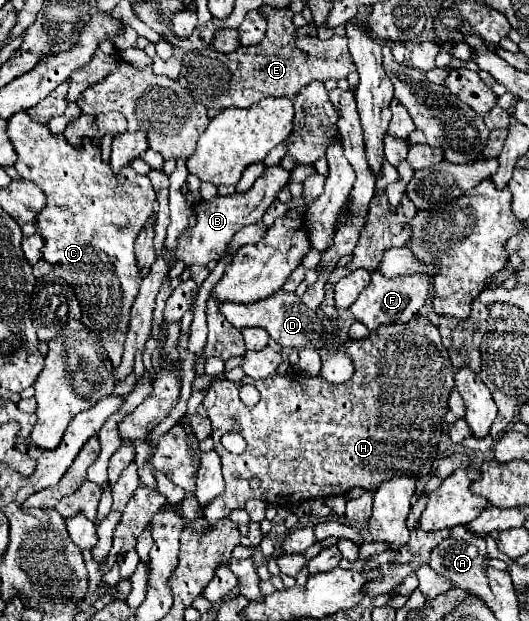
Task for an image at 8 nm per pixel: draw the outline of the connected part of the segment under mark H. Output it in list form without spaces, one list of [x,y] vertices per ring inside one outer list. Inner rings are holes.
[[[415,316],[405,324],[379,326],[369,334],[369,338],[347,340],[341,346],[351,356],[355,366],[353,378],[343,384],[331,384],[321,374],[305,376],[299,370],[291,370],[285,376],[271,374],[263,380],[245,376],[241,382],[231,382],[223,378],[207,388],[203,406],[207,408],[207,416],[213,424],[211,438],[217,454],[221,456],[225,478],[225,490],[203,506],[203,516],[209,524],[227,518],[235,508],[243,508],[249,498],[257,498],[273,506],[295,506],[301,500],[311,500],[317,496],[327,498],[345,494],[355,486],[373,490],[381,482],[395,476],[423,478],[431,474],[445,414],[449,412],[449,392],[455,382],[455,368],[449,360],[447,348],[441,342],[437,326],[429,318]],[[243,382],[249,382],[259,390],[261,400],[257,406],[245,406],[239,400],[239,386]],[[225,432],[239,432],[247,440],[243,454],[231,454],[223,448],[221,436]],[[251,476],[261,480],[259,490],[249,490],[247,482]]]

